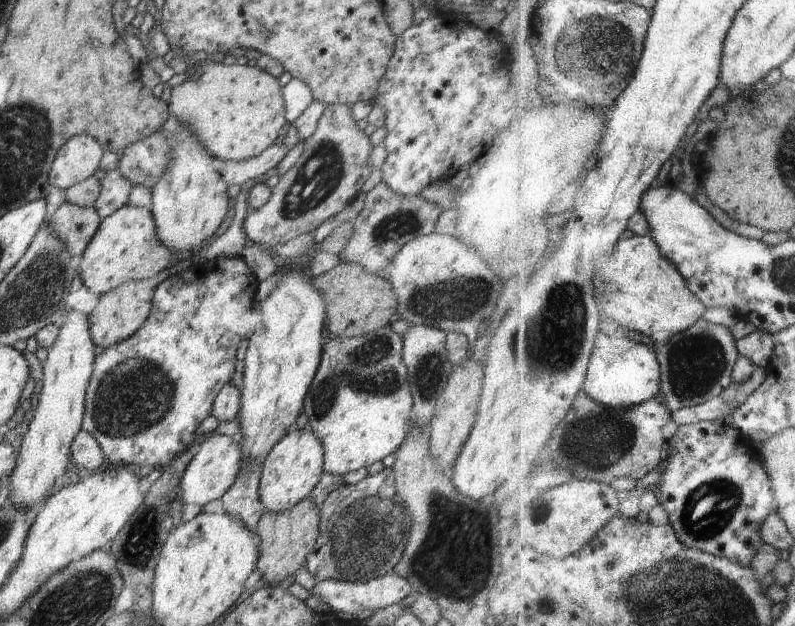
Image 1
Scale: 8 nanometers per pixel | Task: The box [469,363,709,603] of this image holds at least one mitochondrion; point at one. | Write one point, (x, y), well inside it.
(614, 438)

